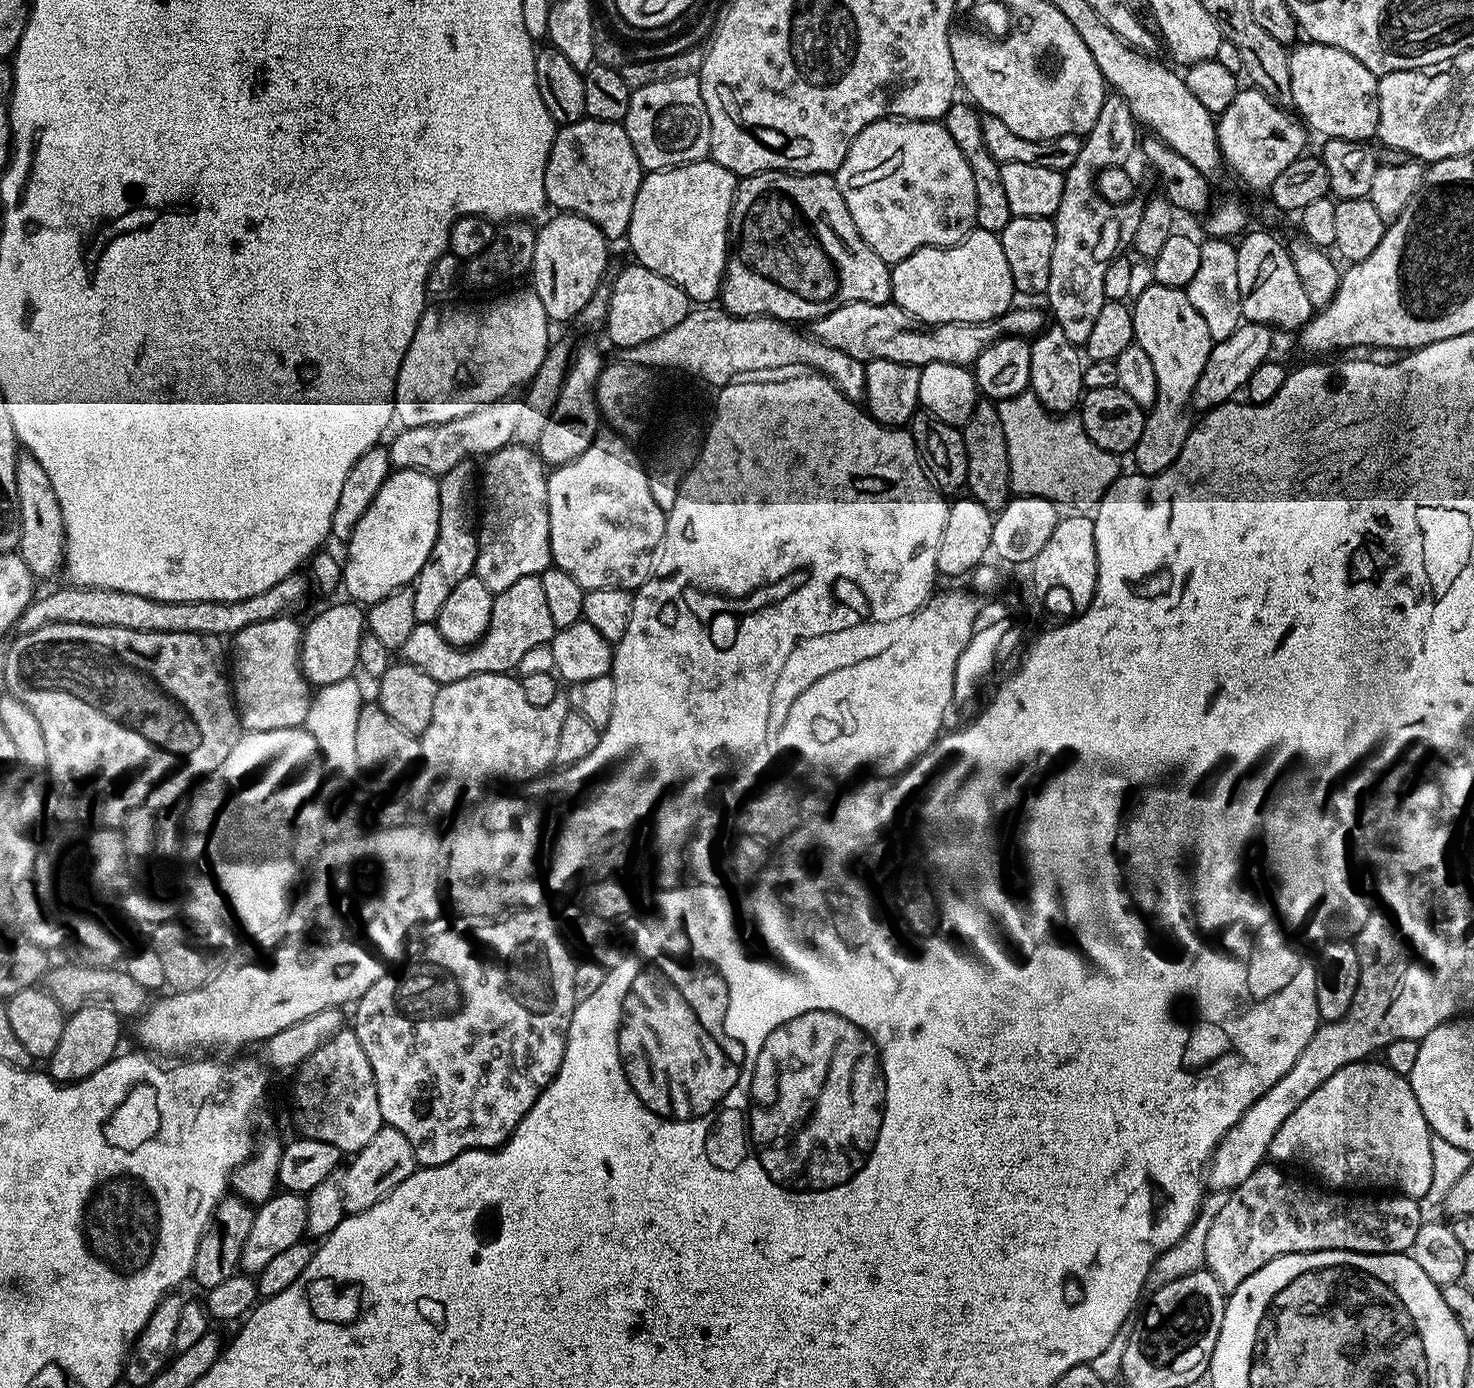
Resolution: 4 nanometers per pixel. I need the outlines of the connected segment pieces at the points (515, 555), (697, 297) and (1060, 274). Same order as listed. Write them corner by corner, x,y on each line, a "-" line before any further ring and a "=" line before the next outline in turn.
505,443
505,448
500,448
497,452
492,452
488,456
488,461
484,464
484,473
479,473
478,484
484,487
484,508
488,513
484,517
479,517
478,531
476,534
476,567
474,574
485,586
492,591
493,594
506,590
510,586
514,586
514,582
518,582
518,578
526,578
527,576
539,576
541,572
545,572
552,564
552,551
550,550
550,514
548,513
548,472
546,465
539,455
531,447
524,447
521,444
=
711,158
681,164
678,168
663,168
661,172
648,172
641,179
640,189
634,198
634,210
626,233
626,241
636,255
635,263
677,284
688,295
689,301
700,306
711,305
719,297
724,283
724,267
728,265
728,219
737,183
737,173
716,164
=
1115,94
1105,95
1102,102
1102,110
1098,110
1098,118
1094,126
1083,137
1082,143
1088,147
1088,204
1094,212
1088,212
1088,208
1080,208
1076,216
1084,216
1080,224
1076,224
1076,216
1072,216
1072,196
1062,196
1062,202
1058,206
1054,223
1056,225
1056,241
1054,242
1054,258
1050,258
1050,286
1046,293
1048,304
1052,307
1052,316
1055,327
1061,328
1070,338
1070,342
1077,346
1087,345
1090,338
1090,330
1094,321
1098,319
1098,313
1104,305
1104,291
1102,290
1102,278
1106,274
1106,266
1116,259
1118,253
1112,248
1100,248
1096,244
1096,228
1104,224
1104,216
1096,216
1098,206
1106,206
1104,210
1111,210
1113,205
1108,203
1096,185
1096,179
1107,168
1119,168
1127,165
1132,151
1137,151
1136,131
1138,125
1126,98

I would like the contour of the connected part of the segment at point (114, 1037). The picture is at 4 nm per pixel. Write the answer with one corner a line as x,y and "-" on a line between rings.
102,1006
86,1007
71,1013
64,1022
61,1041
46,1061
47,1075
56,1083
69,1084
85,1080
96,1070
102,1070
121,1051
120,1024
122,1017

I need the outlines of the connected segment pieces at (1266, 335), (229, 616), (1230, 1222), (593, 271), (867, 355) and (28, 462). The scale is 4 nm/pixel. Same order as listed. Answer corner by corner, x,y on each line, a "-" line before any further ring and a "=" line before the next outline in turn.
1241,322
1230,334
1230,338
1215,341
1210,350
1210,358
1202,370
1202,378
1192,395
1191,407
1197,408
1197,413
1211,412
1220,404
1229,403
1236,391
1247,389
1250,374
1258,370
1258,366
1269,363
1272,352
1273,329
1266,324
=
293,574
282,578
270,590
262,590
262,594
254,594
254,598
242,598
238,602
162,602
154,598
142,598
142,594
126,594
126,590
110,590
109,588
56,588
48,592
44,600
33,599
30,606
18,618
15,626
17,633
33,632
47,624
81,624
82,626
110,626
122,630
138,630
139,632
161,632
162,634
206,634
207,636
218,636
231,638
246,626
254,626
258,622
273,620
275,616
295,613
295,608
304,604
308,596
309,581
303,580
300,574
=
1265,1162
1260,1165
1260,1167
1256,1168
1254,1170
1254,1174
1250,1174
1250,1178
1246,1178
1246,1182
1242,1182
1239,1184
1238,1187
1231,1189
1231,1196
1229,1198
1229,1201
1226,1202
1226,1206
1223,1207
1221,1211
1219,1211
1218,1216
1214,1218
1213,1225
1210,1226
1210,1232
1206,1237
1206,1248
1205,1248
1205,1258
1204,1263
1206,1265
1207,1271
1210,1271
1214,1274
1214,1278
1217,1280
1217,1282
1222,1285
1222,1287
1226,1290
1231,1290
1236,1288
1237,1286
1242,1283
1243,1280
1246,1278
1250,1278
1250,1274
1254,1274
1256,1271
1259,1270
1262,1266
1266,1266
1266,1262
1270,1262
1274,1258
1278,1258
1279,1256
1285,1256
1286,1254
1290,1254
1291,1252
1329,1252
1330,1250
1338,1250
1339,1252
1402,1252
1407,1253
1409,1249
1411,1249
1412,1243
1414,1242
1414,1237
1418,1235
1418,1230
1420,1229
1421,1223
1422,1223
1422,1217
1420,1217
1420,1214
1422,1215
1422,1207
1421,1207
1421,1201
1419,1199
1405,1196
1403,1194
1395,1194
1396,1196
1388,1196
1385,1198
1385,1200
1356,1200
1352,1204
1352,1208
1348,1208
1348,1204
1346,1201
1343,1200
1340,1196
1311,1196
1310,1193
1307,1192
1306,1189
1303,1188
1302,1185
1299,1184
1296,1180
1291,1180
1290,1177
1287,1176
1286,1173
1283,1172
1283,1167
1277,1166
1275,1163
1272,1162
=
556,214
553,220
539,225
530,273
531,287
538,294
549,321
575,321
586,302
601,287
600,279
608,268
610,241
600,229
584,216
=
854,302
842,304
827,312
815,321
815,339
831,348
850,354
850,358
869,360
889,360
899,364
923,366
930,362
950,362
963,368
975,365
976,359
995,340
1005,336
1032,338
1037,335
1036,312
1032,308
1013,306
998,318
986,322
946,322
945,324
929,324
917,326
915,323
903,324
899,320
895,304
871,304
870,302
=
27,450
17,451
14,466
14,486
18,486
18,510
20,511
20,557
30,566
33,577
61,575
64,567
64,519
62,506
58,506
58,494
50,486
50,477
42,470
42,462

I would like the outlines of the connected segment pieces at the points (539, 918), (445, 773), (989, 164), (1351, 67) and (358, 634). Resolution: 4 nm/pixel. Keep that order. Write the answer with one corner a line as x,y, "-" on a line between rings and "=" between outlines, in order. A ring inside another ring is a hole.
544,906
525,908
513,911
516,912
513,916
504,916
501,920
480,920
477,924
466,925
465,928
448,928
445,932
430,937
421,946
417,956
409,955
399,965
401,968
397,972
396,969
390,970
382,978
378,978
378,982
374,982
374,986
370,986
370,990
366,990
366,994
362,994
359,1000
355,1001
354,1031
358,1042
362,1042
362,1050
366,1050
370,1070
374,1070
382,1118
387,1127
399,1130
405,1136
406,1142
410,1142
417,1165
433,1168
458,1158
458,1154
466,1150
499,1148
512,1135
518,1122
522,1122
522,1118
534,1106
538,1097
544,1093
544,1087
558,1074
568,1041
572,1011
578,1003
574,994
574,970
577,961
572,960
559,930
556,929
555,918
546,909
=
491,672
441,684
430,726
419,733
420,759
430,781
430,800
440,812
478,803
484,796
484,784
520,786
553,767
558,733
570,711
567,695
558,695
550,706
539,708
530,706
519,690
504,688
496,704
496,680
497,673
=
954,102
946,110
943,118
944,129
958,142
966,162
970,162
970,174
974,174
974,198
976,199
975,227
987,232
1000,233
1013,218
1010,202
1006,202
1006,190
1002,186
1001,164
986,150
984,141
984,122
981,113
971,103
=
1300,42
1289,51
1291,107
1298,113
1299,119
1313,133
1321,132
1321,137
1333,140
1359,140
1368,142
1378,133
1378,77
1376,73
1366,70
1354,54
1338,50
1334,46
=
355,602
332,604
324,608
308,626
303,627
298,644
298,668
312,686
330,686
330,682
342,682
353,675
356,663
362,659
359,643
366,633
366,612

